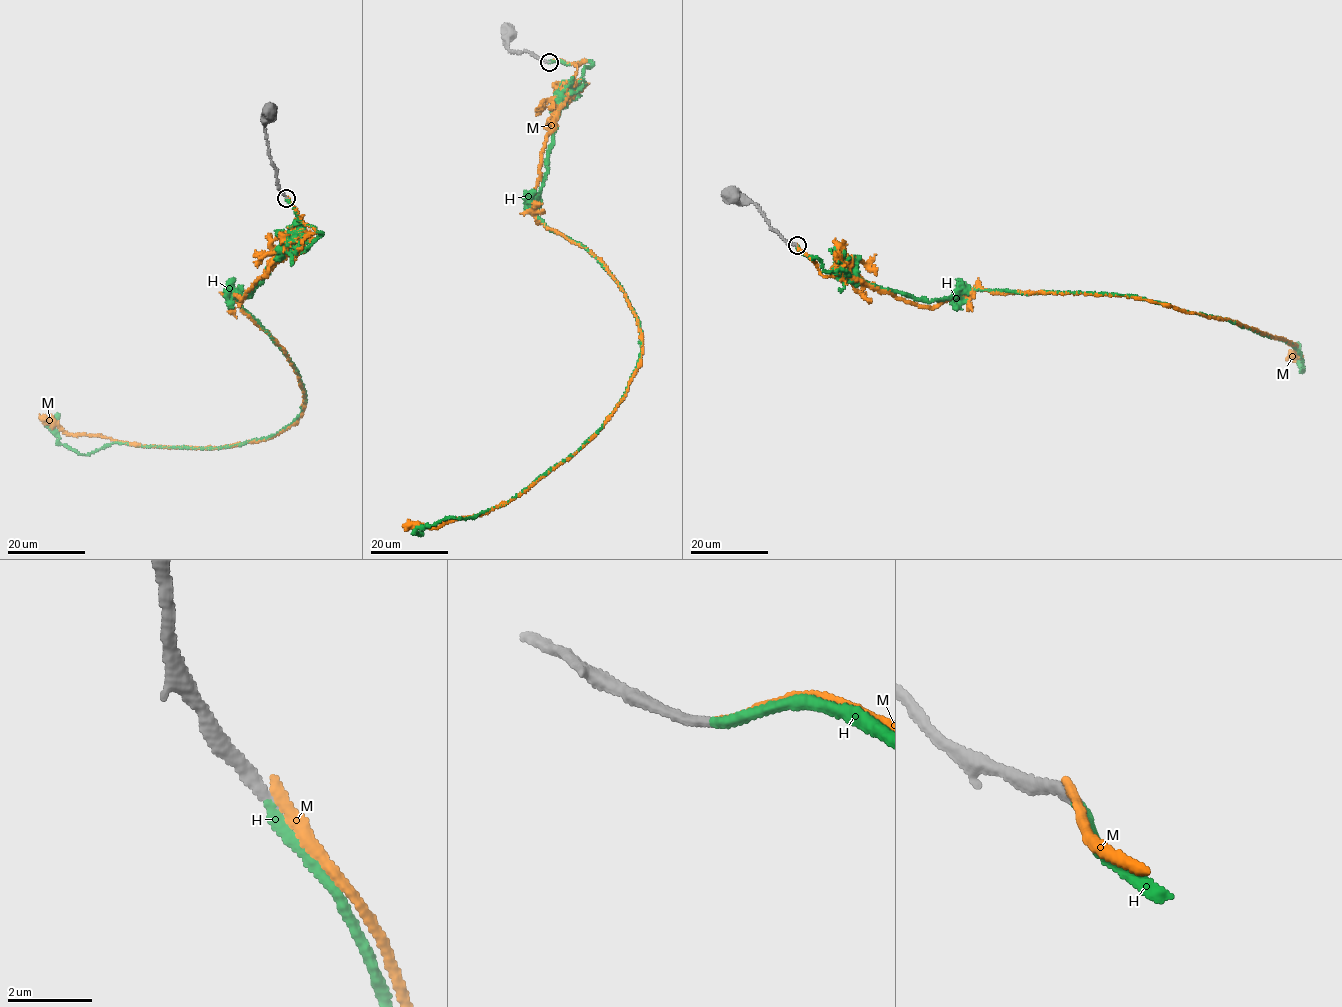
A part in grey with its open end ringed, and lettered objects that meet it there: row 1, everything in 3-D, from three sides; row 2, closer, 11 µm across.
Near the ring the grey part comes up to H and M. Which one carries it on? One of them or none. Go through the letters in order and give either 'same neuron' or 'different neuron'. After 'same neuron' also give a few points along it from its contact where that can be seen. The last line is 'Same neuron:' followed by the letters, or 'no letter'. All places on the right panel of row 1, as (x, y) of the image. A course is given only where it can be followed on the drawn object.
H: same neuron; course (796, 245), (825, 271), (842, 270), (933, 301), (978, 288), (1143, 297), (1292, 344), (1302, 372), (1298, 342)
M: different neuron
Same neuron: H

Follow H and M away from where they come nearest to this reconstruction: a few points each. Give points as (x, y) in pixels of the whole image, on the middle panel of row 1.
H: (548, 62), (592, 63), (559, 109), (537, 214), (617, 282), (640, 358), (574, 453), (498, 507), (420, 534)
M: (548, 62), (584, 60), (532, 210), (616, 281), (641, 365), (602, 428), (513, 498), (402, 526)

